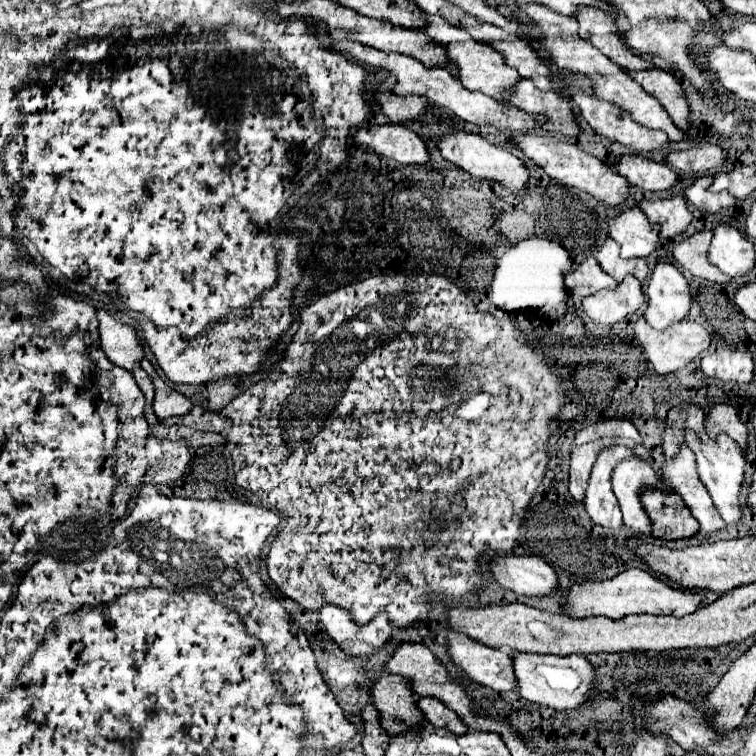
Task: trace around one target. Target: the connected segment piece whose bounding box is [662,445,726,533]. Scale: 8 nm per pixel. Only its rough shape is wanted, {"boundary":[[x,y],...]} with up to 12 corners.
{"boundary":[[686,445],[662,465],[664,483],[690,507],[702,531],[724,529]]}

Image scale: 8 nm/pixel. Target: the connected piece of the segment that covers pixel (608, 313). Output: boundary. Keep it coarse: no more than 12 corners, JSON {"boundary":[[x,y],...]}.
{"boundary":[[626,275],[612,291],[582,301],[596,323],[616,323],[644,303],[642,285]]}

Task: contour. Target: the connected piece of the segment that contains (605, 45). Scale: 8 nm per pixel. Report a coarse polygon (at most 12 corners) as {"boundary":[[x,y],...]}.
{"boundary":[[588,35],[606,57],[630,71],[654,67],[618,35]]}

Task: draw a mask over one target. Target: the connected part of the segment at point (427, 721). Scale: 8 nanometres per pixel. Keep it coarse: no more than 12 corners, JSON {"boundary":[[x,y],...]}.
{"boundary":[[420,697],[426,727],[466,733],[466,725],[440,699]]}

